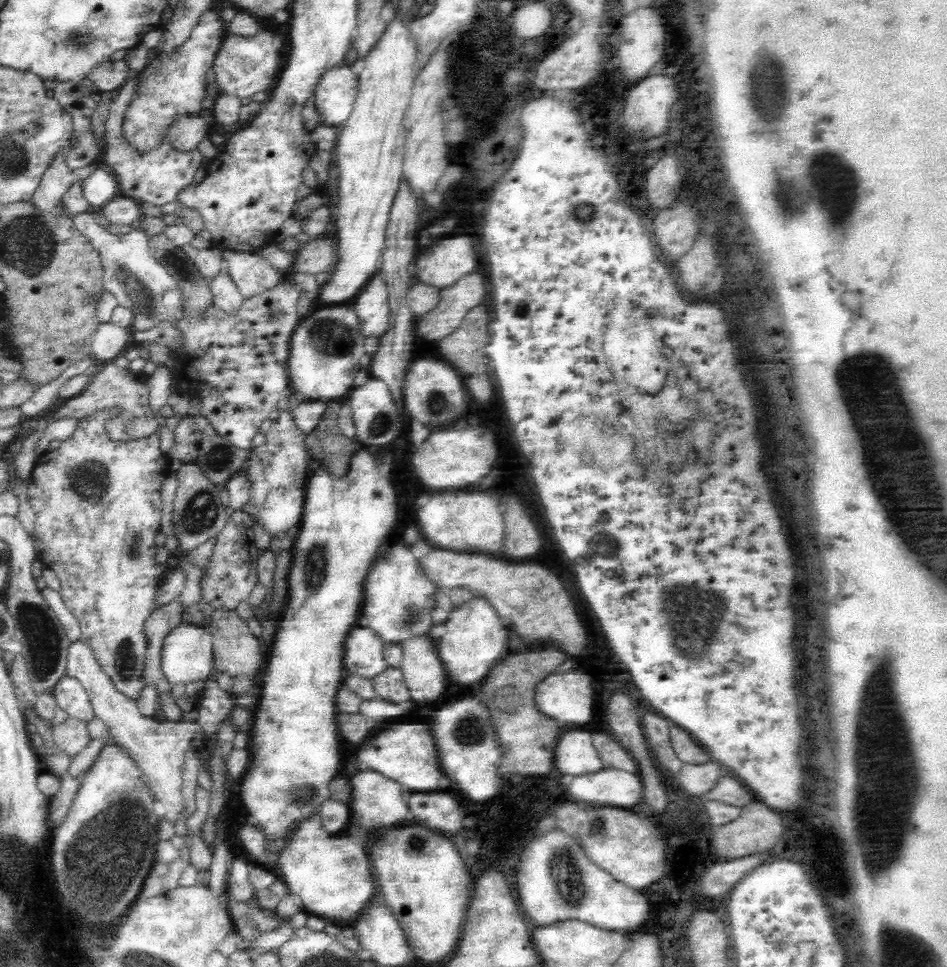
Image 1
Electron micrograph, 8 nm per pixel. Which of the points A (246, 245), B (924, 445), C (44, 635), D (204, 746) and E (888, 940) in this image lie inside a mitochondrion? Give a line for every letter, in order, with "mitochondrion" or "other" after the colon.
A: other
B: other
C: mitochondrion
D: other
E: mitochondrion

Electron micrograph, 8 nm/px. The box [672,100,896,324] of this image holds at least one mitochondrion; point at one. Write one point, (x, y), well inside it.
(734, 242)

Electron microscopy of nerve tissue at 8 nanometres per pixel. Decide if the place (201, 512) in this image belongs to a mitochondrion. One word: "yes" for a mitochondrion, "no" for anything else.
yes

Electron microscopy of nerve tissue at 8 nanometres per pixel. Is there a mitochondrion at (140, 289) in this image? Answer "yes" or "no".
yes

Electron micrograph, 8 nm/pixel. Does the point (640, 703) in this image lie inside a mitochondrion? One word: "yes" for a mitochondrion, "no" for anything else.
no

